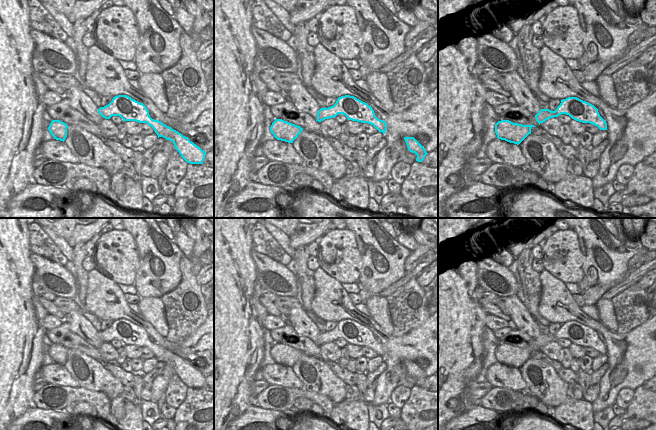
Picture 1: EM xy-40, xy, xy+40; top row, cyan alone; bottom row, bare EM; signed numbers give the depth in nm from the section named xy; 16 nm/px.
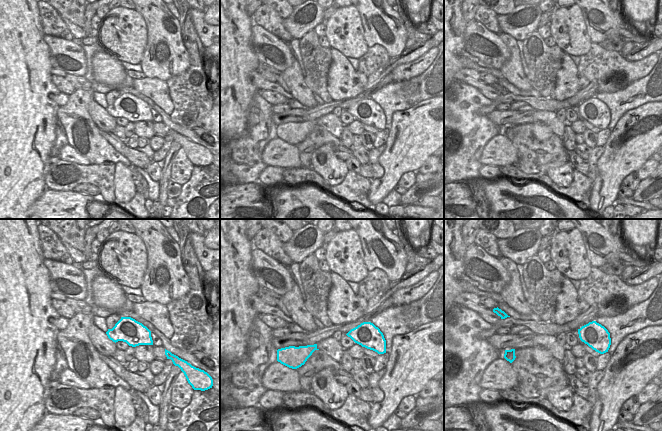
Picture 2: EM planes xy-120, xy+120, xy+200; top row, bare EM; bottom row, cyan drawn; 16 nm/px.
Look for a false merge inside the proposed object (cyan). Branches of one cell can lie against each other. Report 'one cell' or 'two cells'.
one cell

